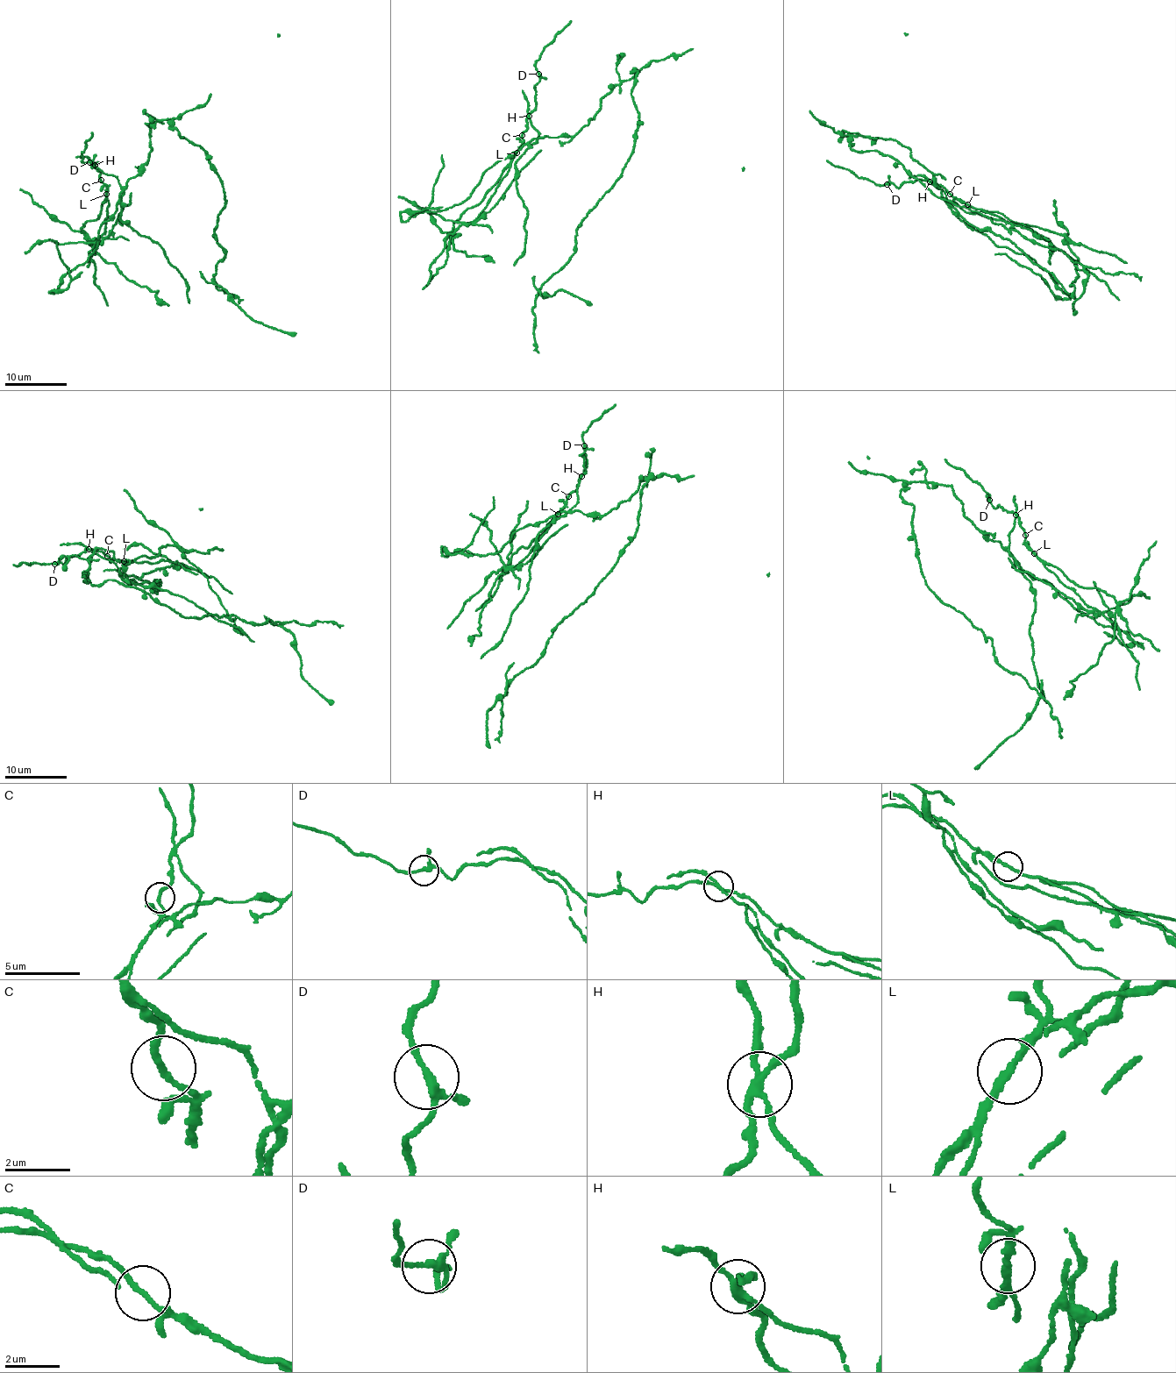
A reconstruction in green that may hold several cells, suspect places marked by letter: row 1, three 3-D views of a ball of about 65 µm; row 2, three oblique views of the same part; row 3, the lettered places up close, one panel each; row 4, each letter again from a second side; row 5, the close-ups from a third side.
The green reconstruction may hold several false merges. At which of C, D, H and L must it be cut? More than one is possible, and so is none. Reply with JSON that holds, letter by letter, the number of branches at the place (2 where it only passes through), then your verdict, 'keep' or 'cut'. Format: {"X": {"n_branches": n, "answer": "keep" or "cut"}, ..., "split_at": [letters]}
{"C": {"n_branches": 2, "answer": "keep"}, "D": {"n_branches": 3, "answer": "keep"}, "H": {"n_branches": 4, "answer": "cut"}, "L": {"n_branches": 2, "answer": "cut"}, "split_at": ["H", "L"]}

